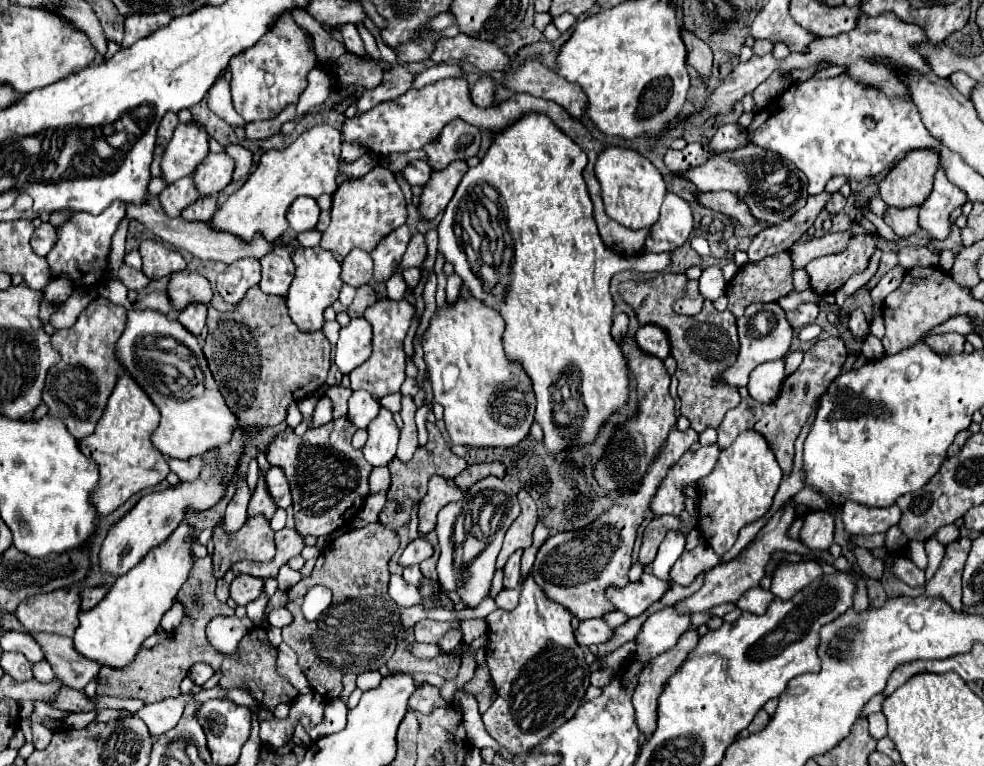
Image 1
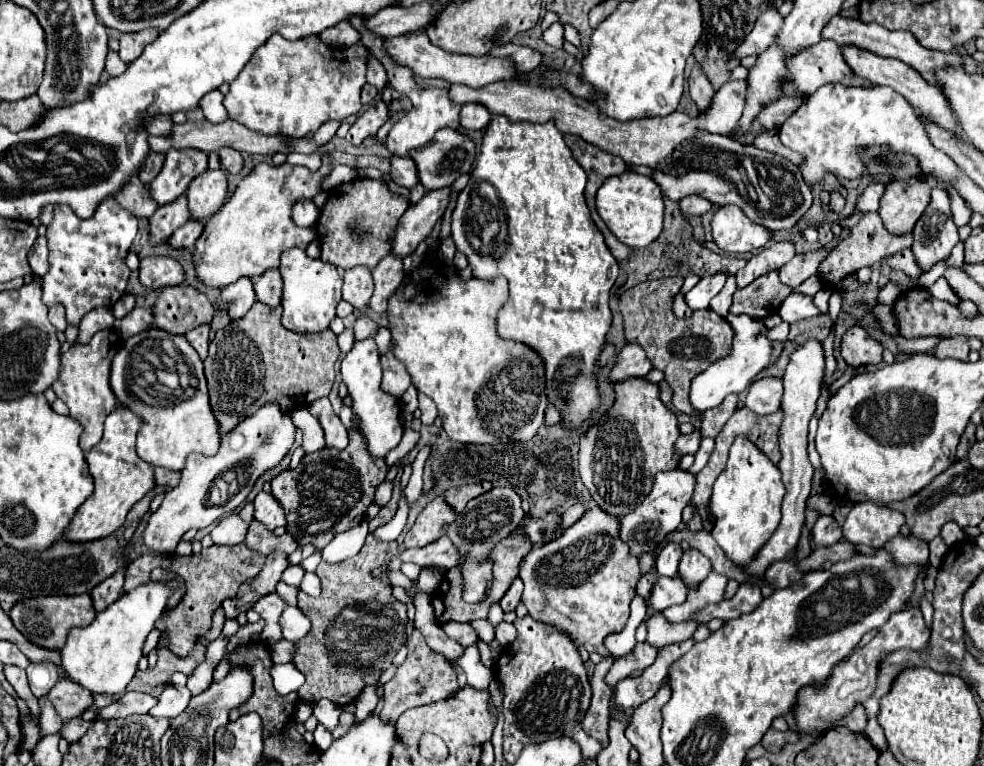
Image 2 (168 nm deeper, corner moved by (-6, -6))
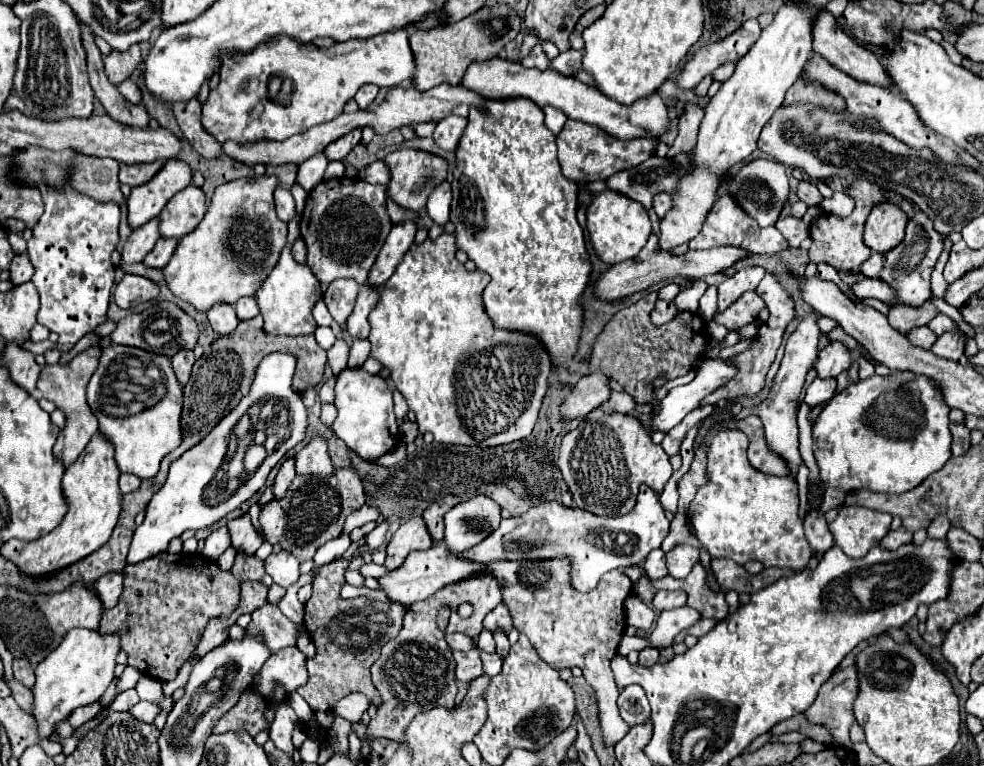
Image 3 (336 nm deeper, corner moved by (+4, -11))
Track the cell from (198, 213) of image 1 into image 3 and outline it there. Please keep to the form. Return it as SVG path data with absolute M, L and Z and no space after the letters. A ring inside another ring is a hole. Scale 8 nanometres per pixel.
M161 237L155 243L155 247L149 251L149 255L143 259L143 263L149 267L165 267L169 263L169 259L173 257L177 243L179 243L179 239L175 239L175 237Z

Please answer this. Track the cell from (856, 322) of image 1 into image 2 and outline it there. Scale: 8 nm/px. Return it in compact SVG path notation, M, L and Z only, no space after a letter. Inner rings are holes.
M853 326L845 332L841 340L841 356L847 366L865 366L865 364L879 364L881 362L883 346L873 340L861 326Z

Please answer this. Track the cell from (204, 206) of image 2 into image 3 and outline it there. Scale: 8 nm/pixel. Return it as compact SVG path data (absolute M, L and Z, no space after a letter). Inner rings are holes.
M189 185L177 195L171 197L171 201L161 211L161 237L183 237L191 233L191 229L203 219L207 205L205 205L205 193L201 187Z

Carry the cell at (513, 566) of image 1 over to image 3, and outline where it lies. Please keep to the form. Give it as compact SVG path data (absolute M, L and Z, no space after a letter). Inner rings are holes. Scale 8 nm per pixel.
M499 603L483 621L483 627L489 629L489 631L495 631L497 627L501 627L505 633L509 633L509 629L513 627L513 621L511 621L511 615L509 615L509 609L505 603Z

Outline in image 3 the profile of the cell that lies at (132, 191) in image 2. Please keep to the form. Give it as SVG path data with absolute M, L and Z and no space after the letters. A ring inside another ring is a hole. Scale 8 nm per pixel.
M77 157L73 161L73 173L69 183L73 189L99 203L113 201L121 205L127 201L127 197L121 193L119 163L115 159Z

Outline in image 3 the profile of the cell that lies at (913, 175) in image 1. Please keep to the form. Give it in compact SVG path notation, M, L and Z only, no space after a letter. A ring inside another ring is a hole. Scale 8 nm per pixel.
M879 203L867 217L863 239L867 247L879 253L887 253L903 241L907 227L907 213L893 203Z

